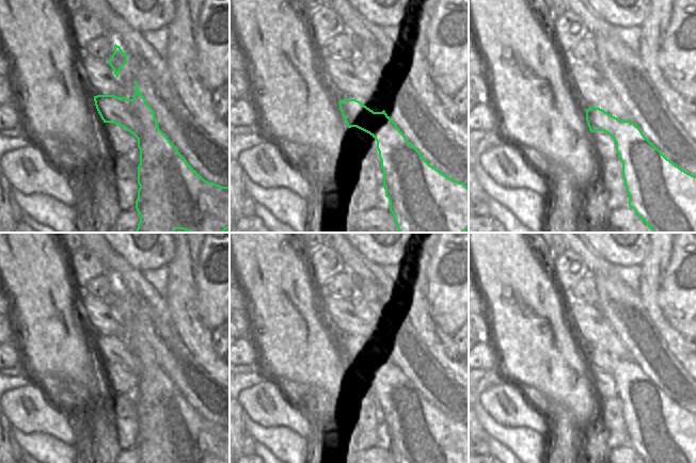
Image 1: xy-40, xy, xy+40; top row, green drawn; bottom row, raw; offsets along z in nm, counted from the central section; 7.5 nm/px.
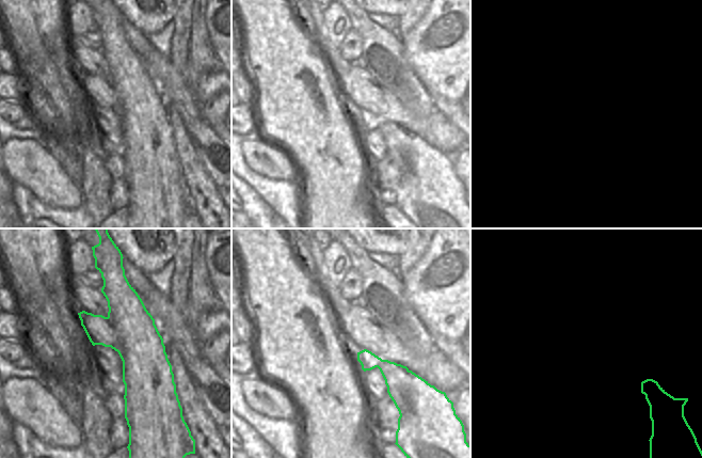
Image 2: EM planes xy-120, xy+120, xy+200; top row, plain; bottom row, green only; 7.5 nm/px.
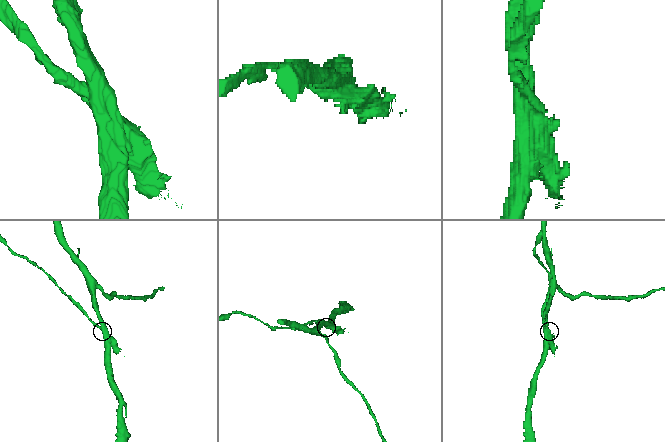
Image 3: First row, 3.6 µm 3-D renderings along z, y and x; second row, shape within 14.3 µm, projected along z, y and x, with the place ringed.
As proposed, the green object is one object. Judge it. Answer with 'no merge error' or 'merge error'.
merge error

